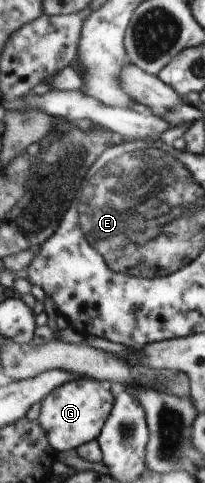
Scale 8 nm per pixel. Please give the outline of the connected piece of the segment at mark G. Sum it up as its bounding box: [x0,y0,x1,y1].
[36,376,114,453]

